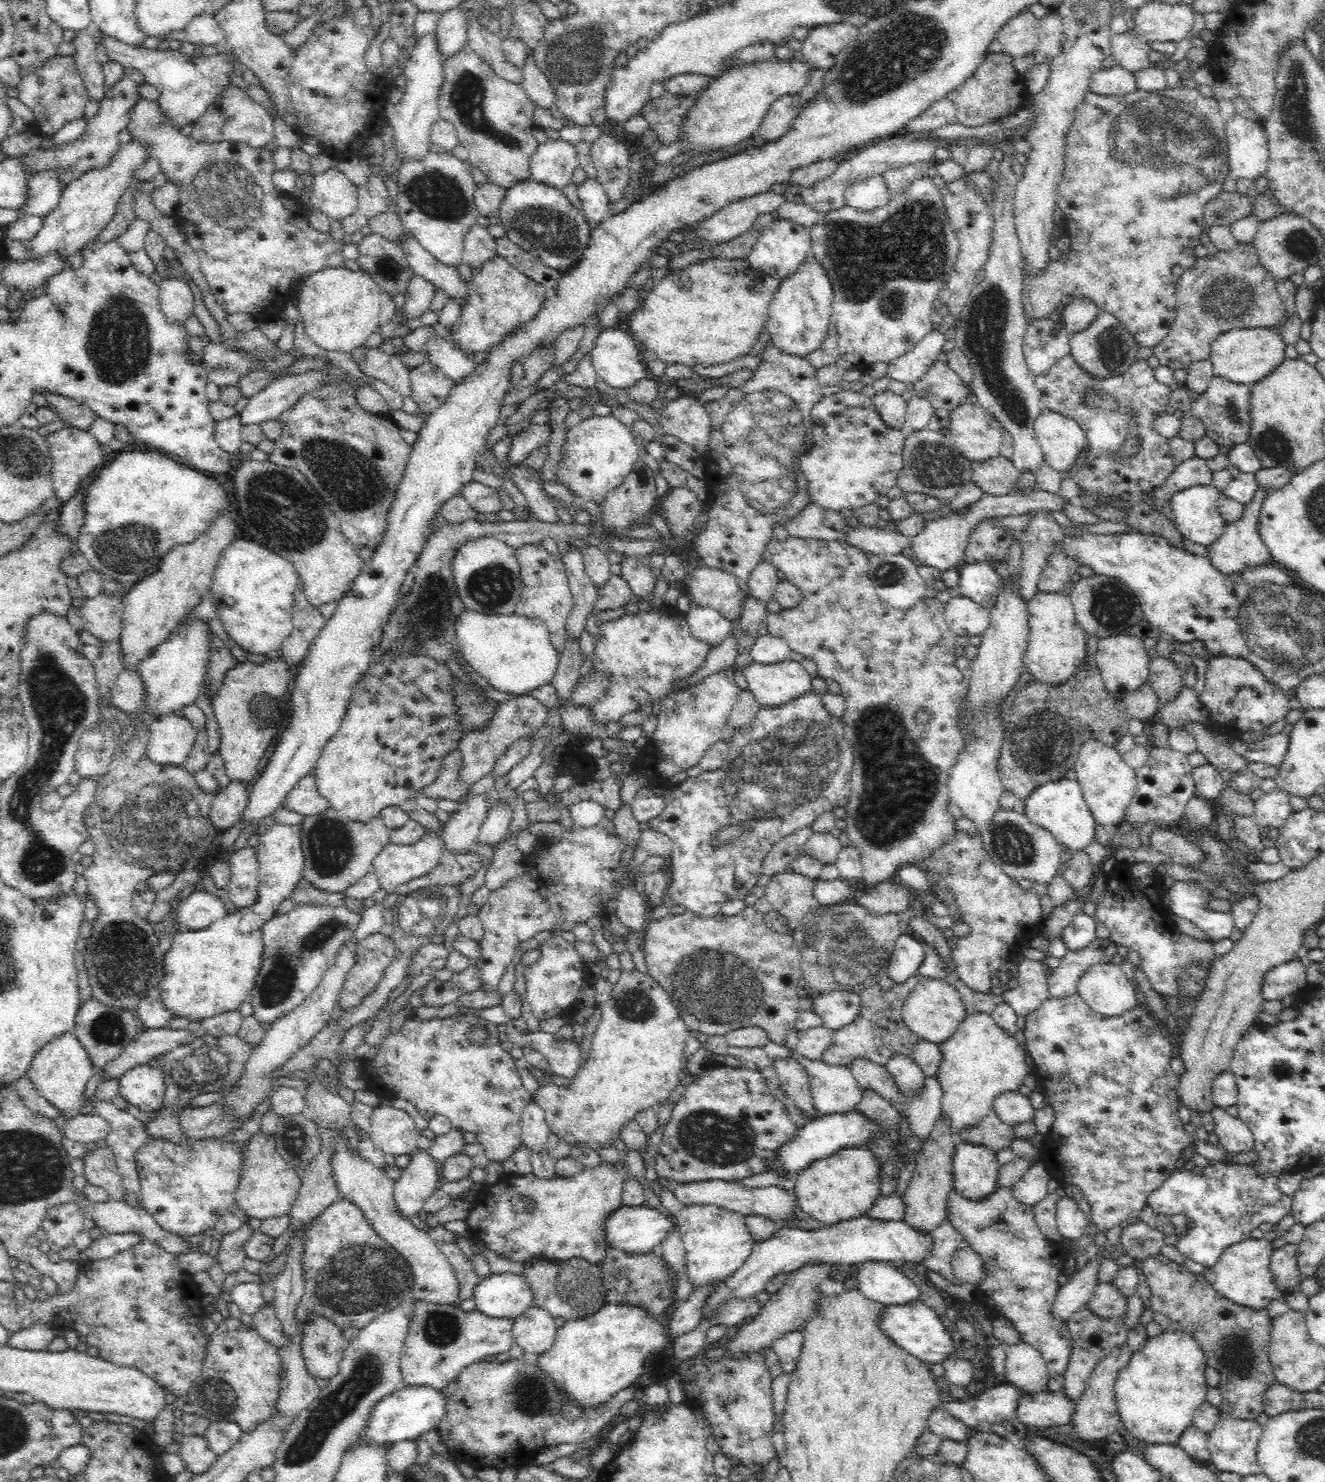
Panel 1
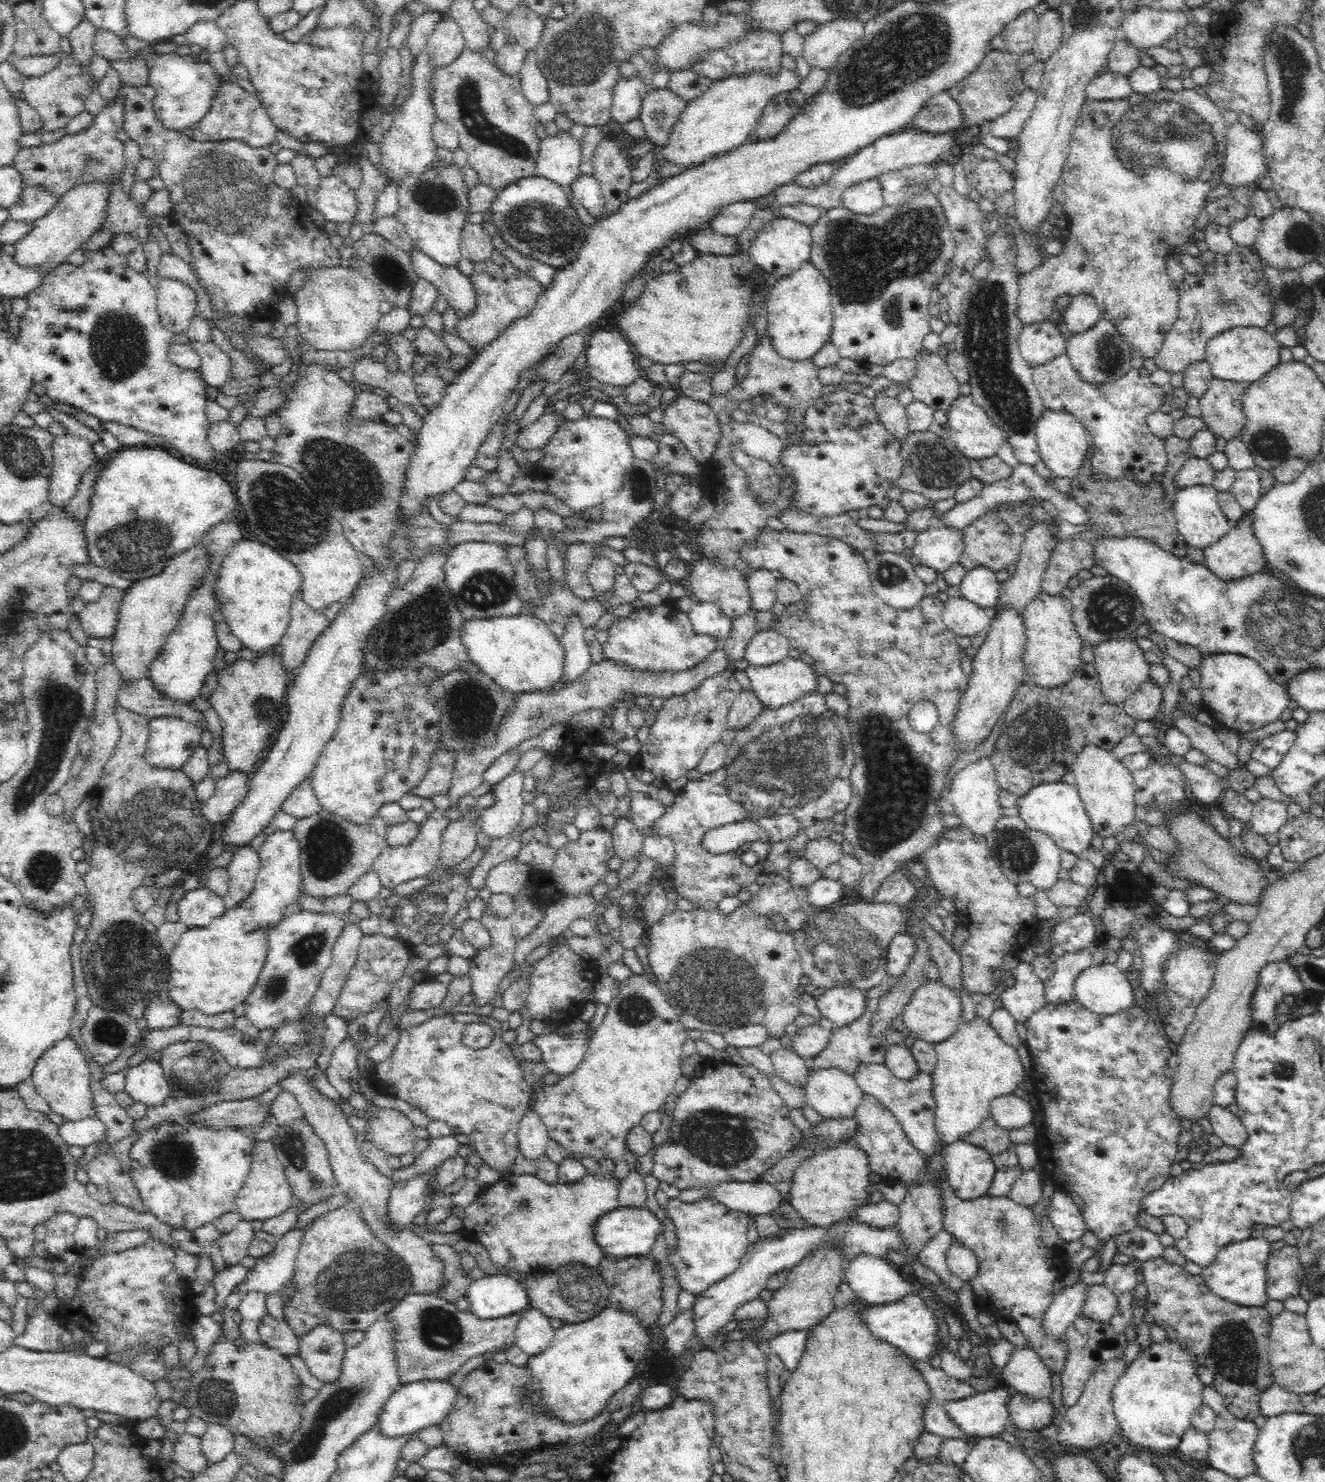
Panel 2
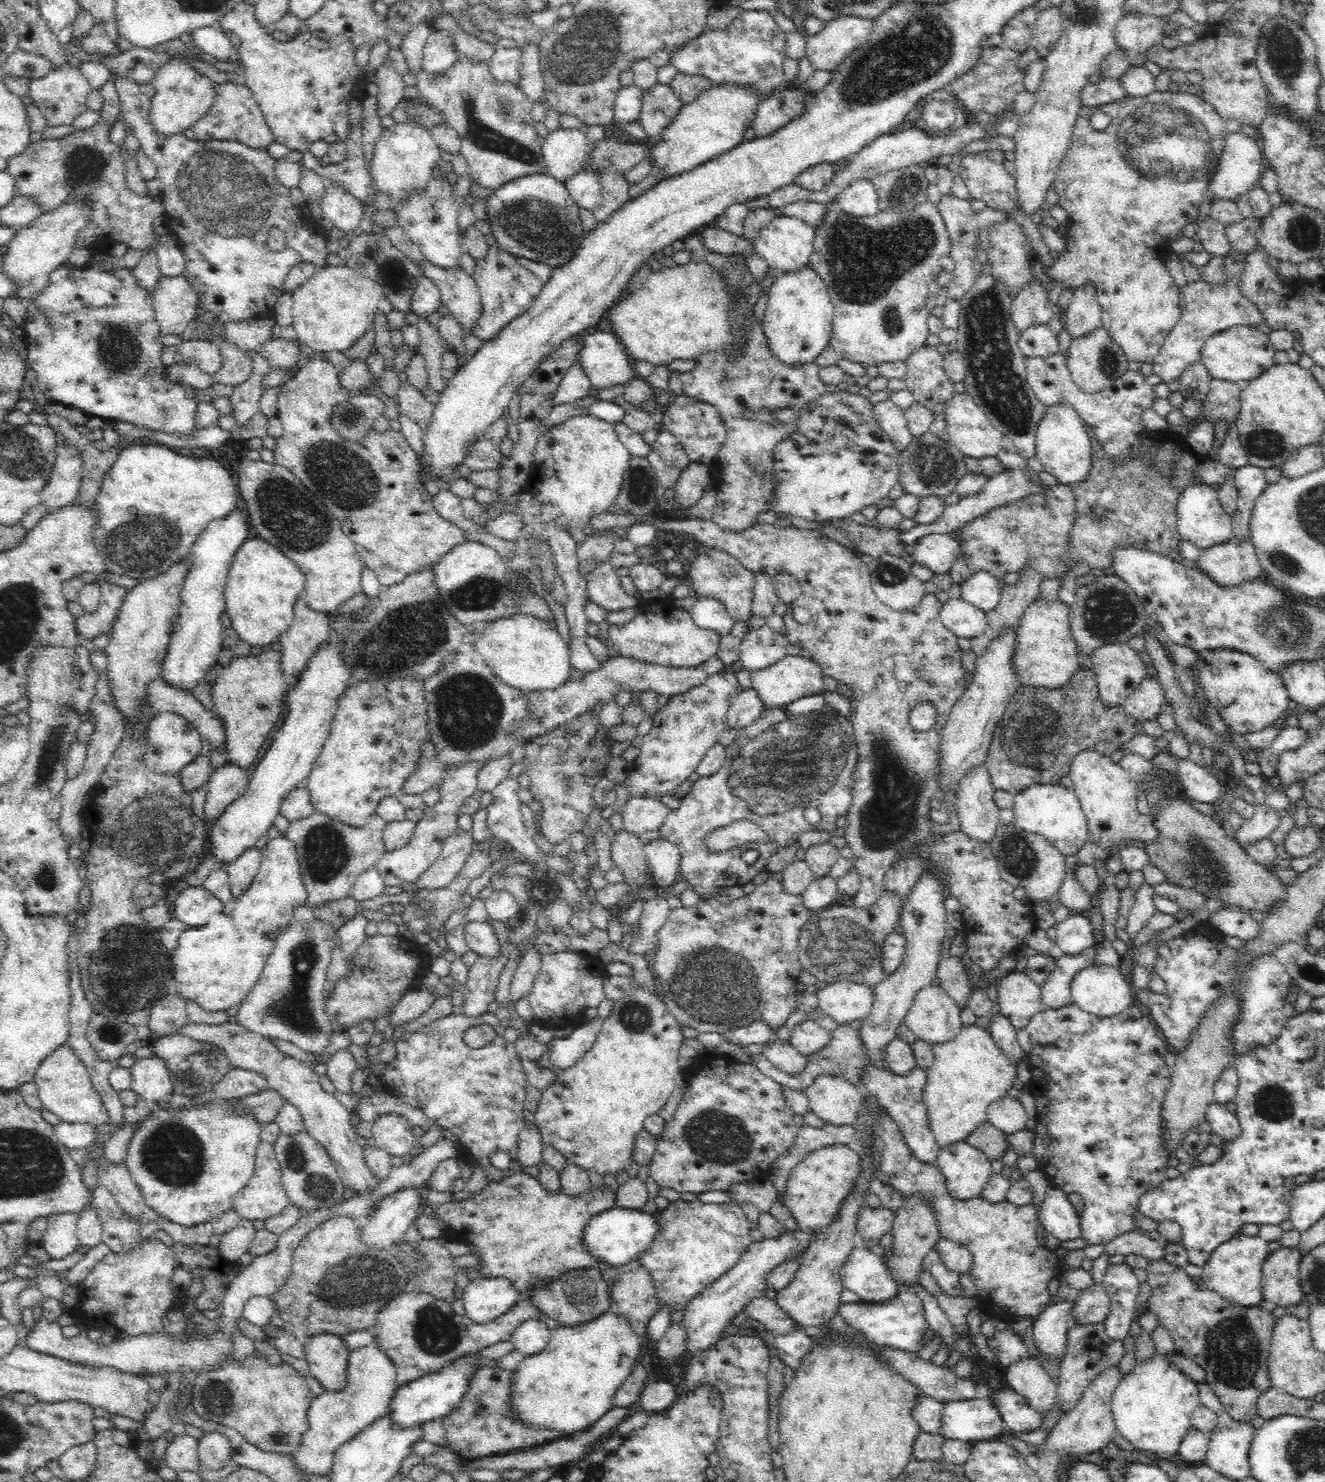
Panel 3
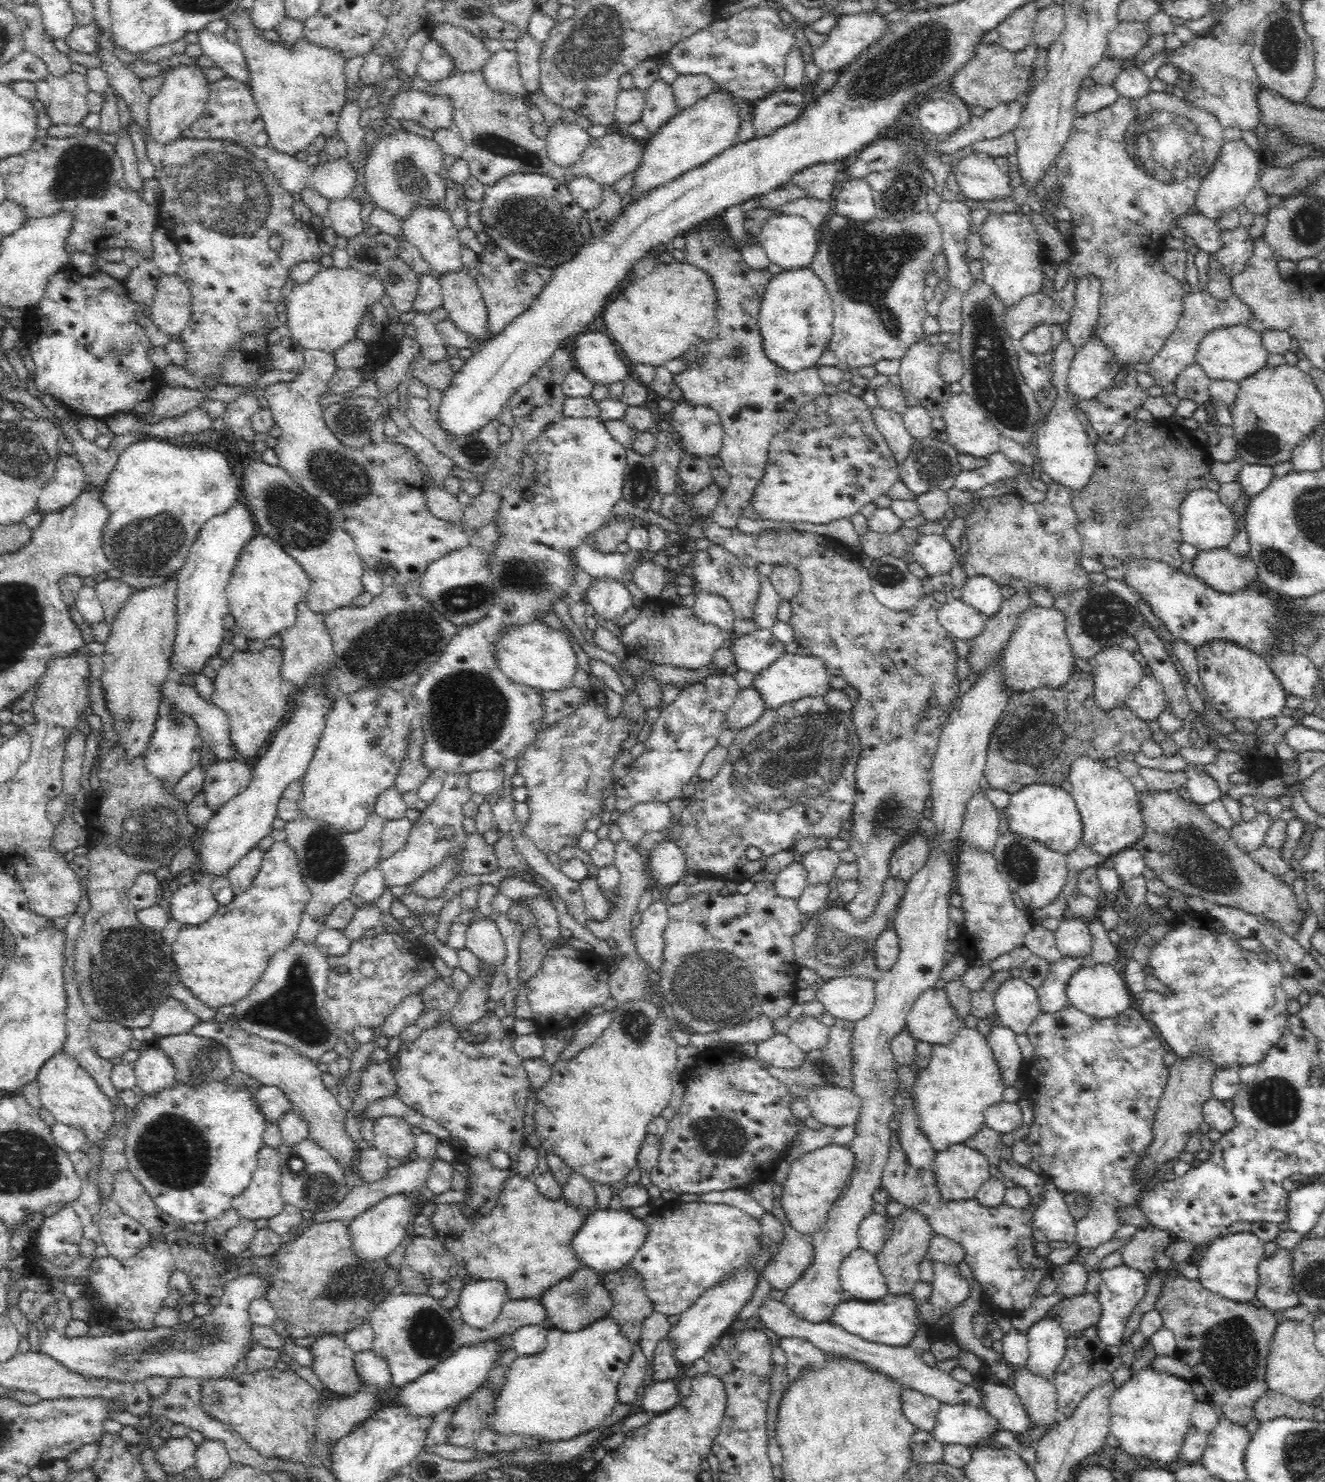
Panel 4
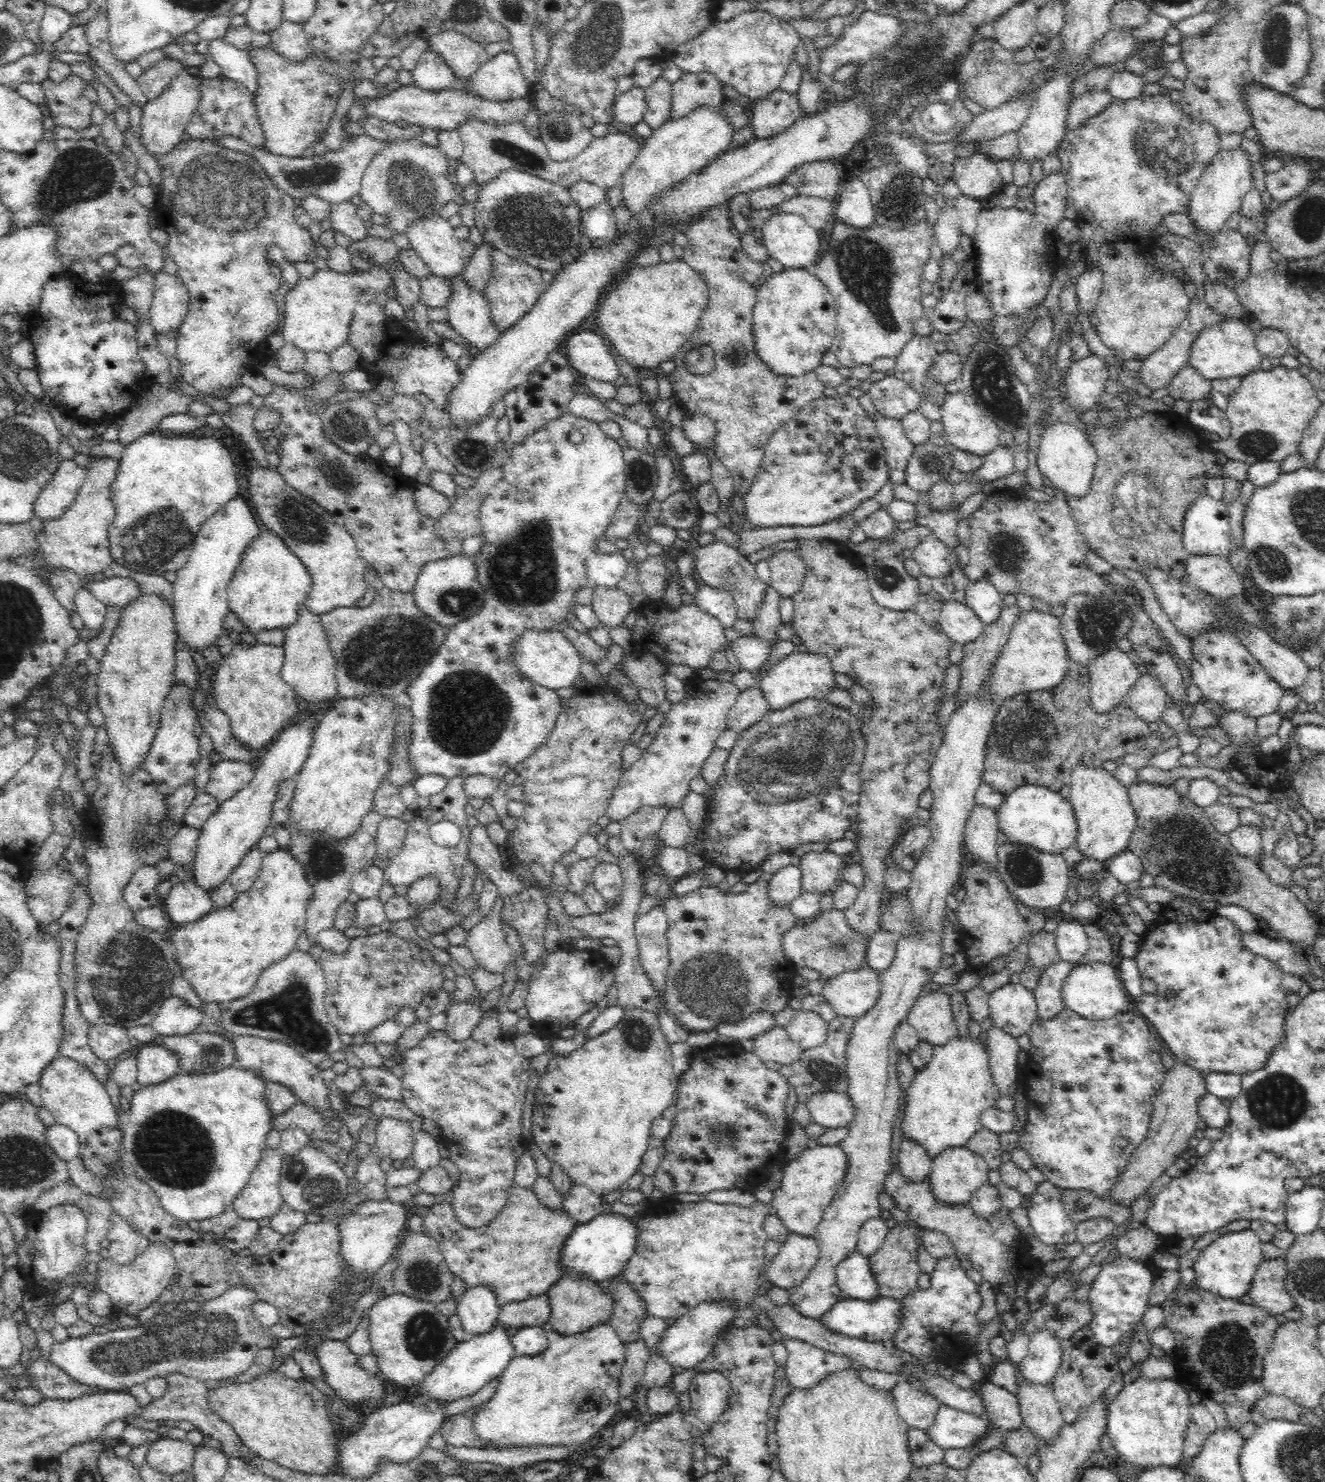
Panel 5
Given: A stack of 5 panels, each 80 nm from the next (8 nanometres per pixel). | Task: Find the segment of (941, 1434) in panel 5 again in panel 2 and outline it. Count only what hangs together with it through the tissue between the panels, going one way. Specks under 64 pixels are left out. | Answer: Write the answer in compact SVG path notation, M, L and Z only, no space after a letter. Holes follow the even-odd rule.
M994 1388L983 1393L975 1393L968 1398L962 1400L956 1400L956 1402L948 1402L943 1407L948 1413L948 1417L952 1417L952 1420L958 1424L959 1428L962 1428L967 1433L969 1439L973 1438L992 1438L998 1437L1000 1433L1004 1432L1008 1422L1011 1421L1010 1413L1010 1390L1008 1388Z

